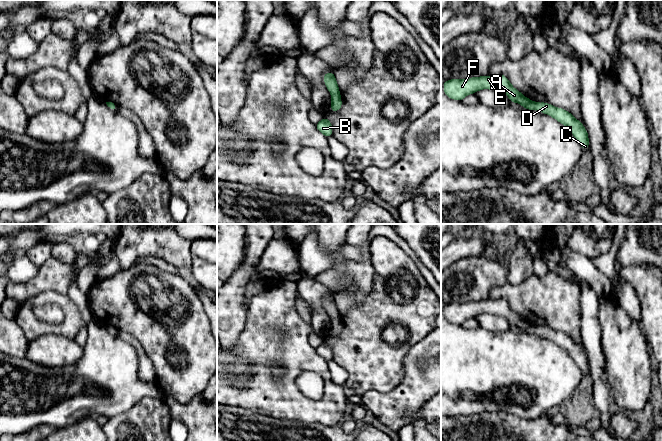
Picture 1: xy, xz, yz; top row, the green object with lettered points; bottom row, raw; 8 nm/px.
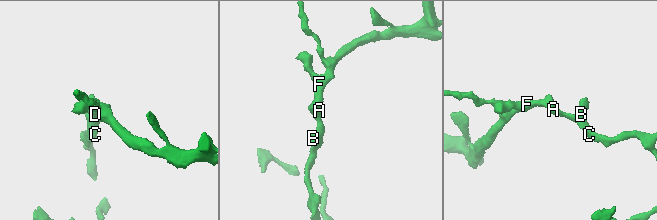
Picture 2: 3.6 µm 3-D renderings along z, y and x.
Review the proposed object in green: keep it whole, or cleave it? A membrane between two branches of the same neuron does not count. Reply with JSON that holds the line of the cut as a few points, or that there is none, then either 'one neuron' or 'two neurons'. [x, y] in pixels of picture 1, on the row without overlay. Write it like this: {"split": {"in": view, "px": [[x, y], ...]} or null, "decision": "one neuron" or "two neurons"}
{"split": null, "decision": "one neuron"}

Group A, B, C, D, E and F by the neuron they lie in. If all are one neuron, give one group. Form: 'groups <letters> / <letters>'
groups A B C D E F

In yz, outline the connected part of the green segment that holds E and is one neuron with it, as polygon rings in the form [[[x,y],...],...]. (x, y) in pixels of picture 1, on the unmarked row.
[[[504,298],[471,301],[468,303],[449,303],[445,304],[443,308],[445,319],[452,324],[458,325],[462,325],[467,319],[475,318],[482,313],[503,316],[512,327],[519,327],[527,334],[537,334],[551,340],[568,352],[583,374],[589,373],[589,361],[585,350],[569,335],[555,331],[547,326],[537,327],[530,324],[514,312]]]

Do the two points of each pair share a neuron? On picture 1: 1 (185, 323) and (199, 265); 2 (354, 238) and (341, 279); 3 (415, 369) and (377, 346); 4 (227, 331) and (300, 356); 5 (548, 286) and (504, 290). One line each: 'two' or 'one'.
1: two
2: one
3: two
4: two
5: one

